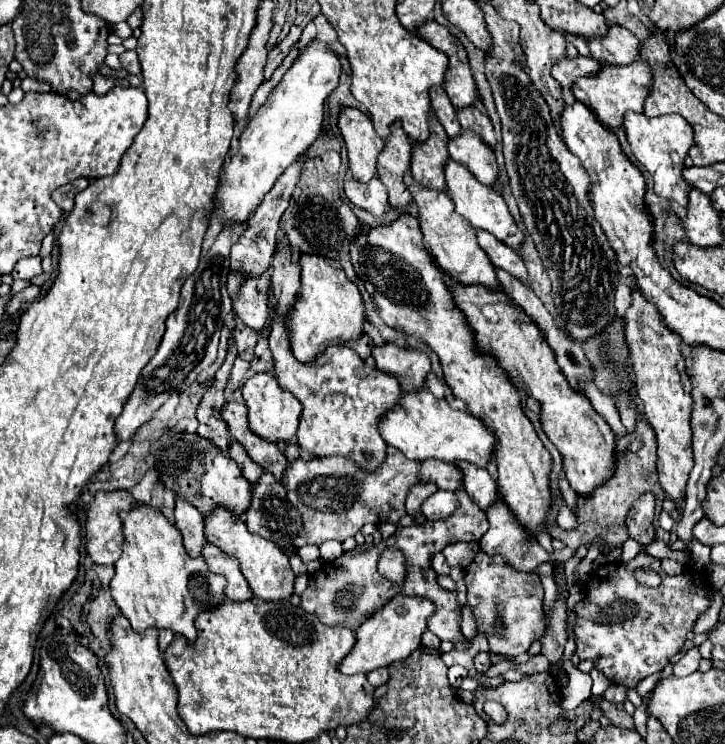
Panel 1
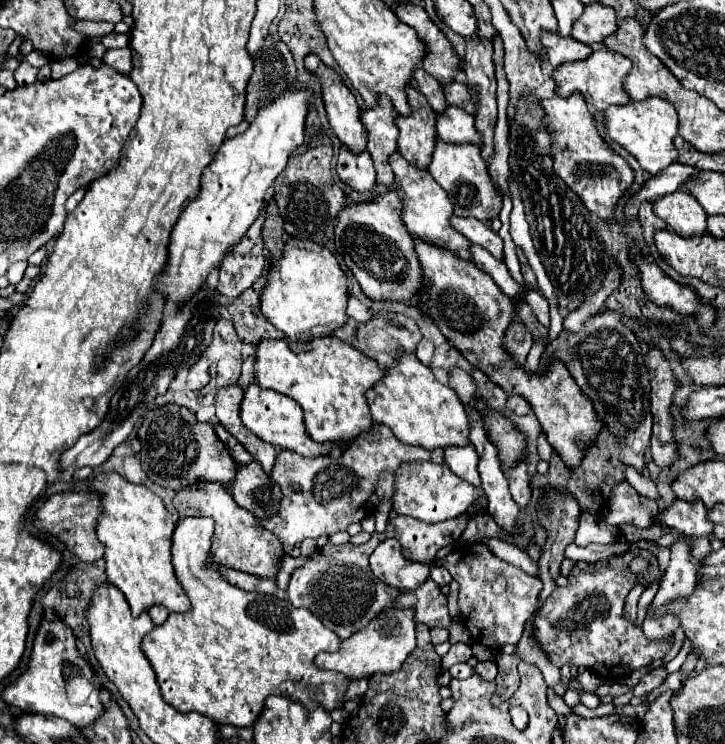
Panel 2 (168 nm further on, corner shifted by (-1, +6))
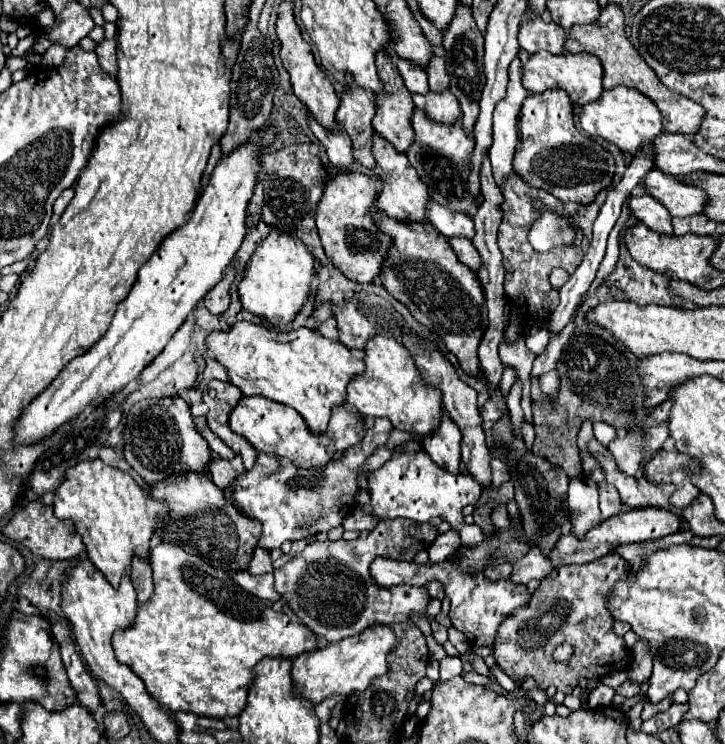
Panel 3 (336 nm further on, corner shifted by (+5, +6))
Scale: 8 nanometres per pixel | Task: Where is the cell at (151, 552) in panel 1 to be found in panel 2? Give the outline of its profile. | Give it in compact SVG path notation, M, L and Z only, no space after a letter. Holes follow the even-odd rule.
M118 473L96 475L90 489L102 495L104 513L98 519L96 533L98 539L106 545L104 559L108 581L124 593L132 615L138 617L154 605L162 605L170 613L190 611L188 595L176 579L170 553L176 525L170 519L162 499L144 485L134 485Z

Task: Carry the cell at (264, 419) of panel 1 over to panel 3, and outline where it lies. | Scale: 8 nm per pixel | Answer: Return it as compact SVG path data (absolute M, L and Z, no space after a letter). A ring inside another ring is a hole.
M242 397L234 407L234 411L230 413L228 423L230 423L230 429L242 435L256 451L276 455L276 457L286 457L298 469L324 467L334 457L336 451L344 451L346 447L362 441L366 433L362 425L362 415L348 409L346 405L334 407L328 429L324 433L314 435L294 409L290 409L288 405L270 401L266 397Z

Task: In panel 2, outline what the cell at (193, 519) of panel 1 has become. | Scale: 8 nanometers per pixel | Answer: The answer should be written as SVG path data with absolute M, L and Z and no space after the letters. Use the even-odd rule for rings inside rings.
M184 517L178 521L176 525L176 531L172 535L172 563L174 563L174 569L176 569L176 577L180 581L180 585L184 587L184 591L188 593L190 597L190 603L192 603L192 613L170 613L168 619L160 625L160 627L154 627L146 637L144 637L144 653L148 657L148 661L152 663L154 671L156 671L156 679L158 679L158 685L162 689L162 697L166 703L170 703L176 711L180 713L200 713L204 717L210 717L212 721L220 723L220 725L234 725L234 727L252 727L258 719L258 715L262 713L264 709L264 701L266 697L270 695L280 695L280 697L288 697L290 701L296 701L300 705L304 705L304 709L308 711L314 711L316 707L324 707L326 711L332 711L332 709L340 709L344 705L344 693L350 685L350 677L344 677L342 673L336 673L336 671L324 671L320 667L314 665L314 659L318 653L322 651L336 651L340 649L340 637L336 633L332 633L332 629L328 629L316 615L308 613L308 609L296 609L288 599L280 599L276 595L262 595L262 593L250 593L250 591L244 591L236 585L230 585L220 573L216 573L214 567L206 567L206 559L208 559L208 553L210 553L210 545L212 545L212 535L214 535L214 521L210 521L208 517Z

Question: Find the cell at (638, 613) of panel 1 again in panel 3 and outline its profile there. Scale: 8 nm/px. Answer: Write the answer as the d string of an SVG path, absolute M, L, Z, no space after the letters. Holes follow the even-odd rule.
M608 553L596 561L584 563L584 565L556 567L548 577L544 577L540 581L538 589L532 593L530 603L526 607L514 609L514 613L510 613L510 617L506 617L506 621L500 625L498 641L494 641L494 645L492 645L492 655L496 659L496 665L518 685L524 679L532 677L536 681L538 689L544 691L552 685L566 695L572 693L578 684L576 677L584 679L584 681L592 681L592 679L602 679L604 675L608 675L612 671L626 669L626 665L622 665L622 661L628 657L628 649L624 645L624 639L612 631L612 617L606 609L608 591L614 587L614 583L618 579L622 579L626 575L626 571L628 571L628 563L622 557L612 555L612 553ZM562 641L566 641L574 647L574 655L566 663L554 663L552 653Z

